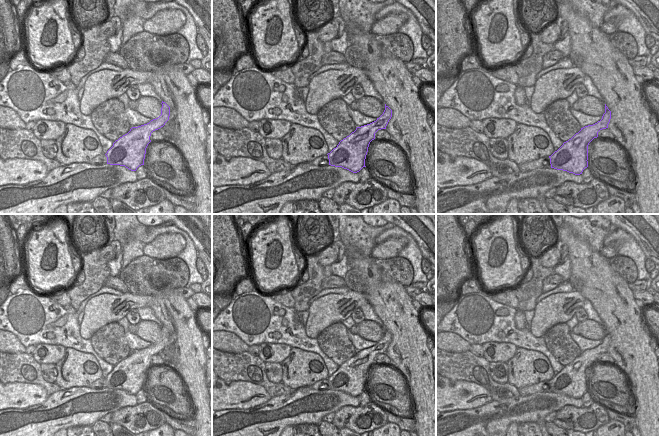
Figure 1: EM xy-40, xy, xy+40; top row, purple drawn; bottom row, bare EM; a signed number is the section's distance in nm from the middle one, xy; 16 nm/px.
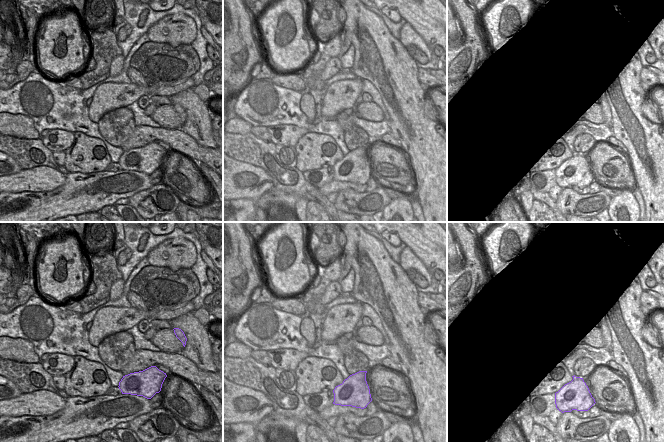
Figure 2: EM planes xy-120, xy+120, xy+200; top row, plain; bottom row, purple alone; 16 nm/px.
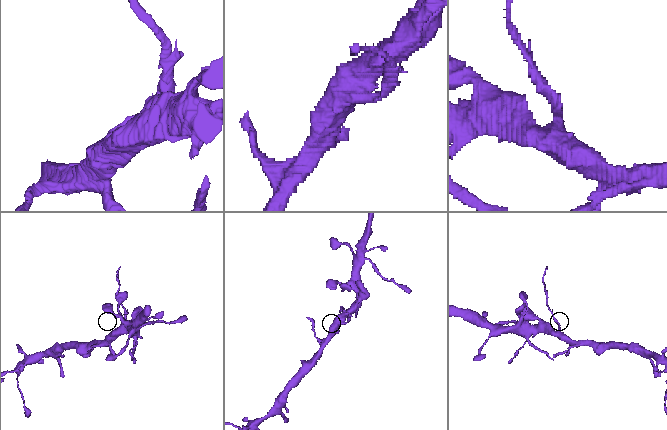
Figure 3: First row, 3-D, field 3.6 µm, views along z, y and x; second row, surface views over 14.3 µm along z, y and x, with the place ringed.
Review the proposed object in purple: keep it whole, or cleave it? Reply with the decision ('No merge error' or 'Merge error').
Merge error

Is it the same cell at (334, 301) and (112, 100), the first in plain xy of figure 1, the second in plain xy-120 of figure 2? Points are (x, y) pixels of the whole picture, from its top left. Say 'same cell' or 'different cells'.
same cell

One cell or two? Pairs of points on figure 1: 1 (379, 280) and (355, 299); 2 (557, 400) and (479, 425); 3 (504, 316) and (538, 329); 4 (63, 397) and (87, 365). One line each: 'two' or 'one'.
1: two
2: one
3: two
4: two

